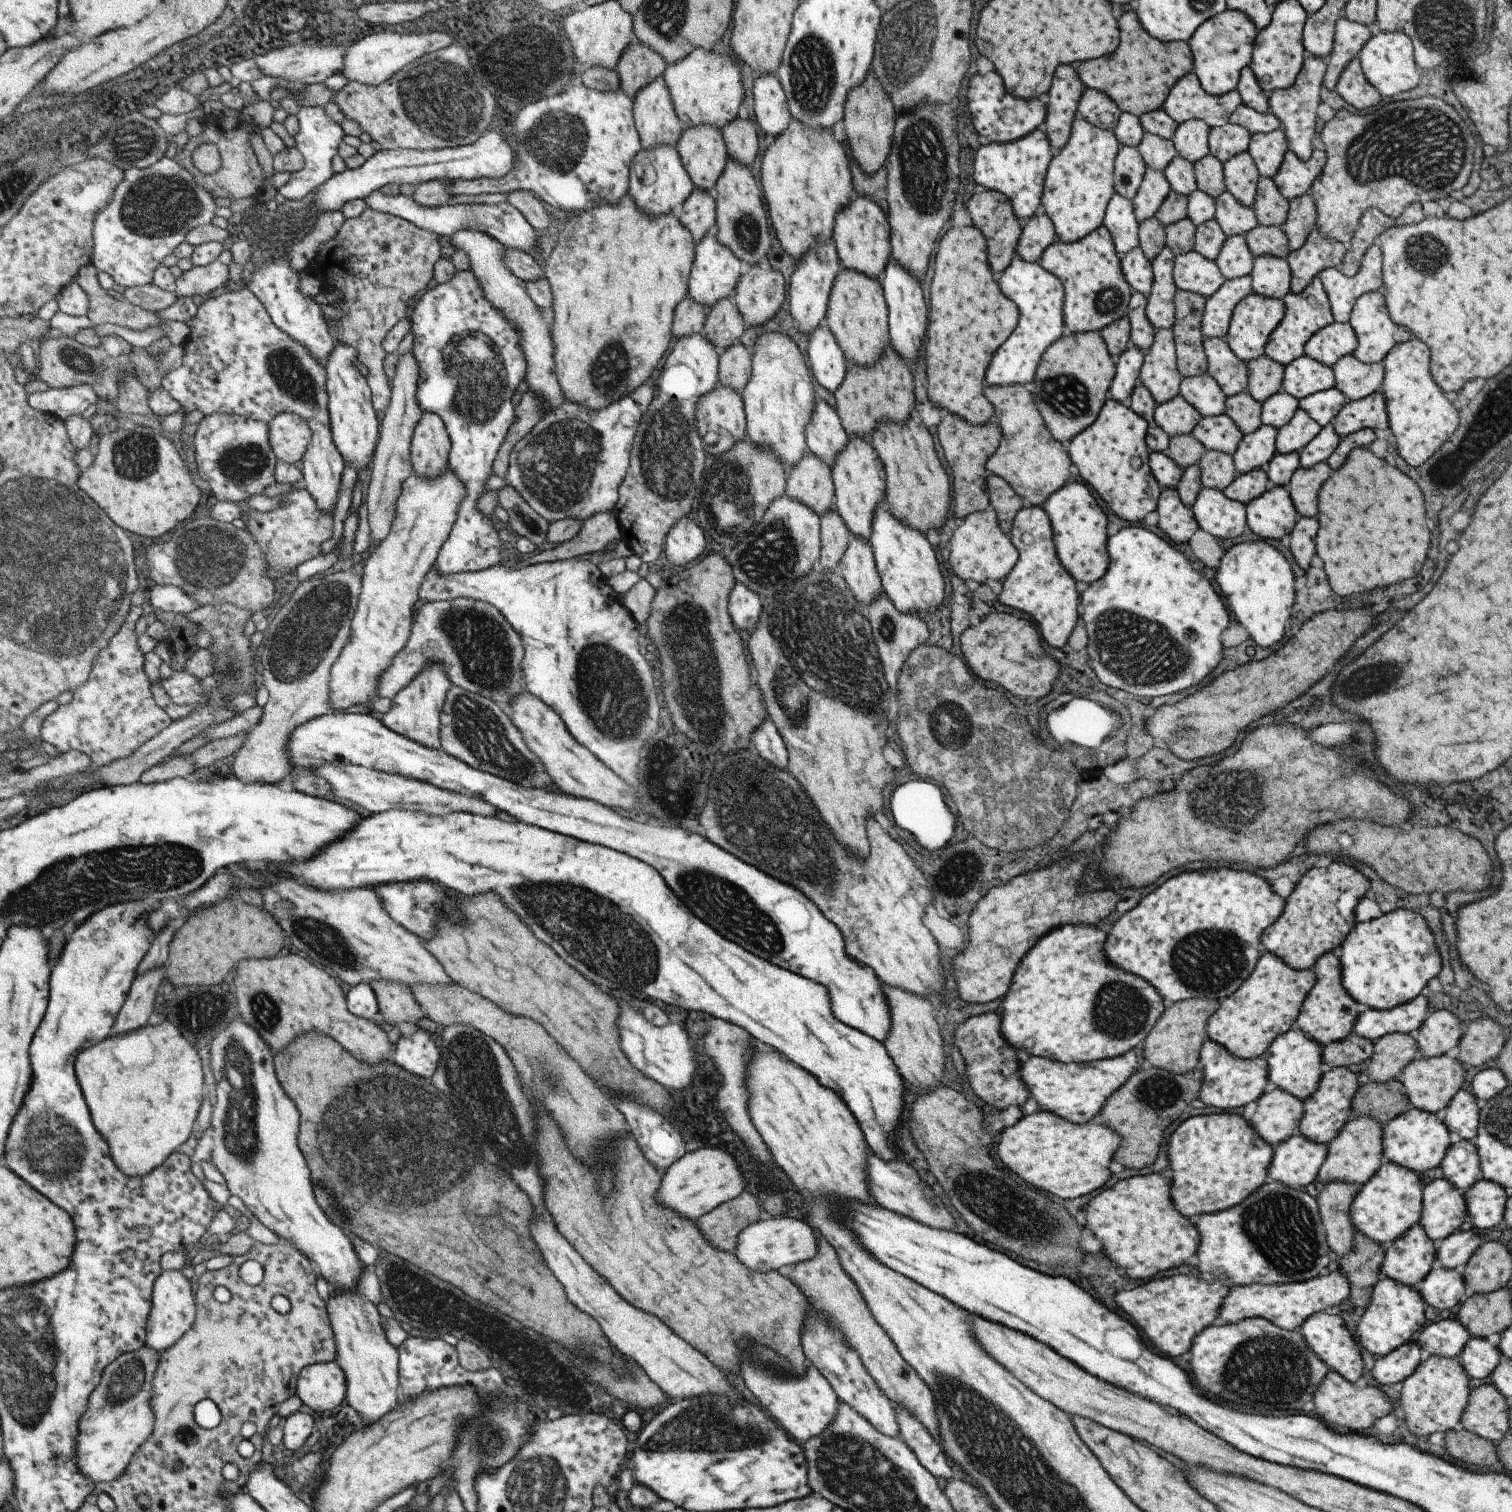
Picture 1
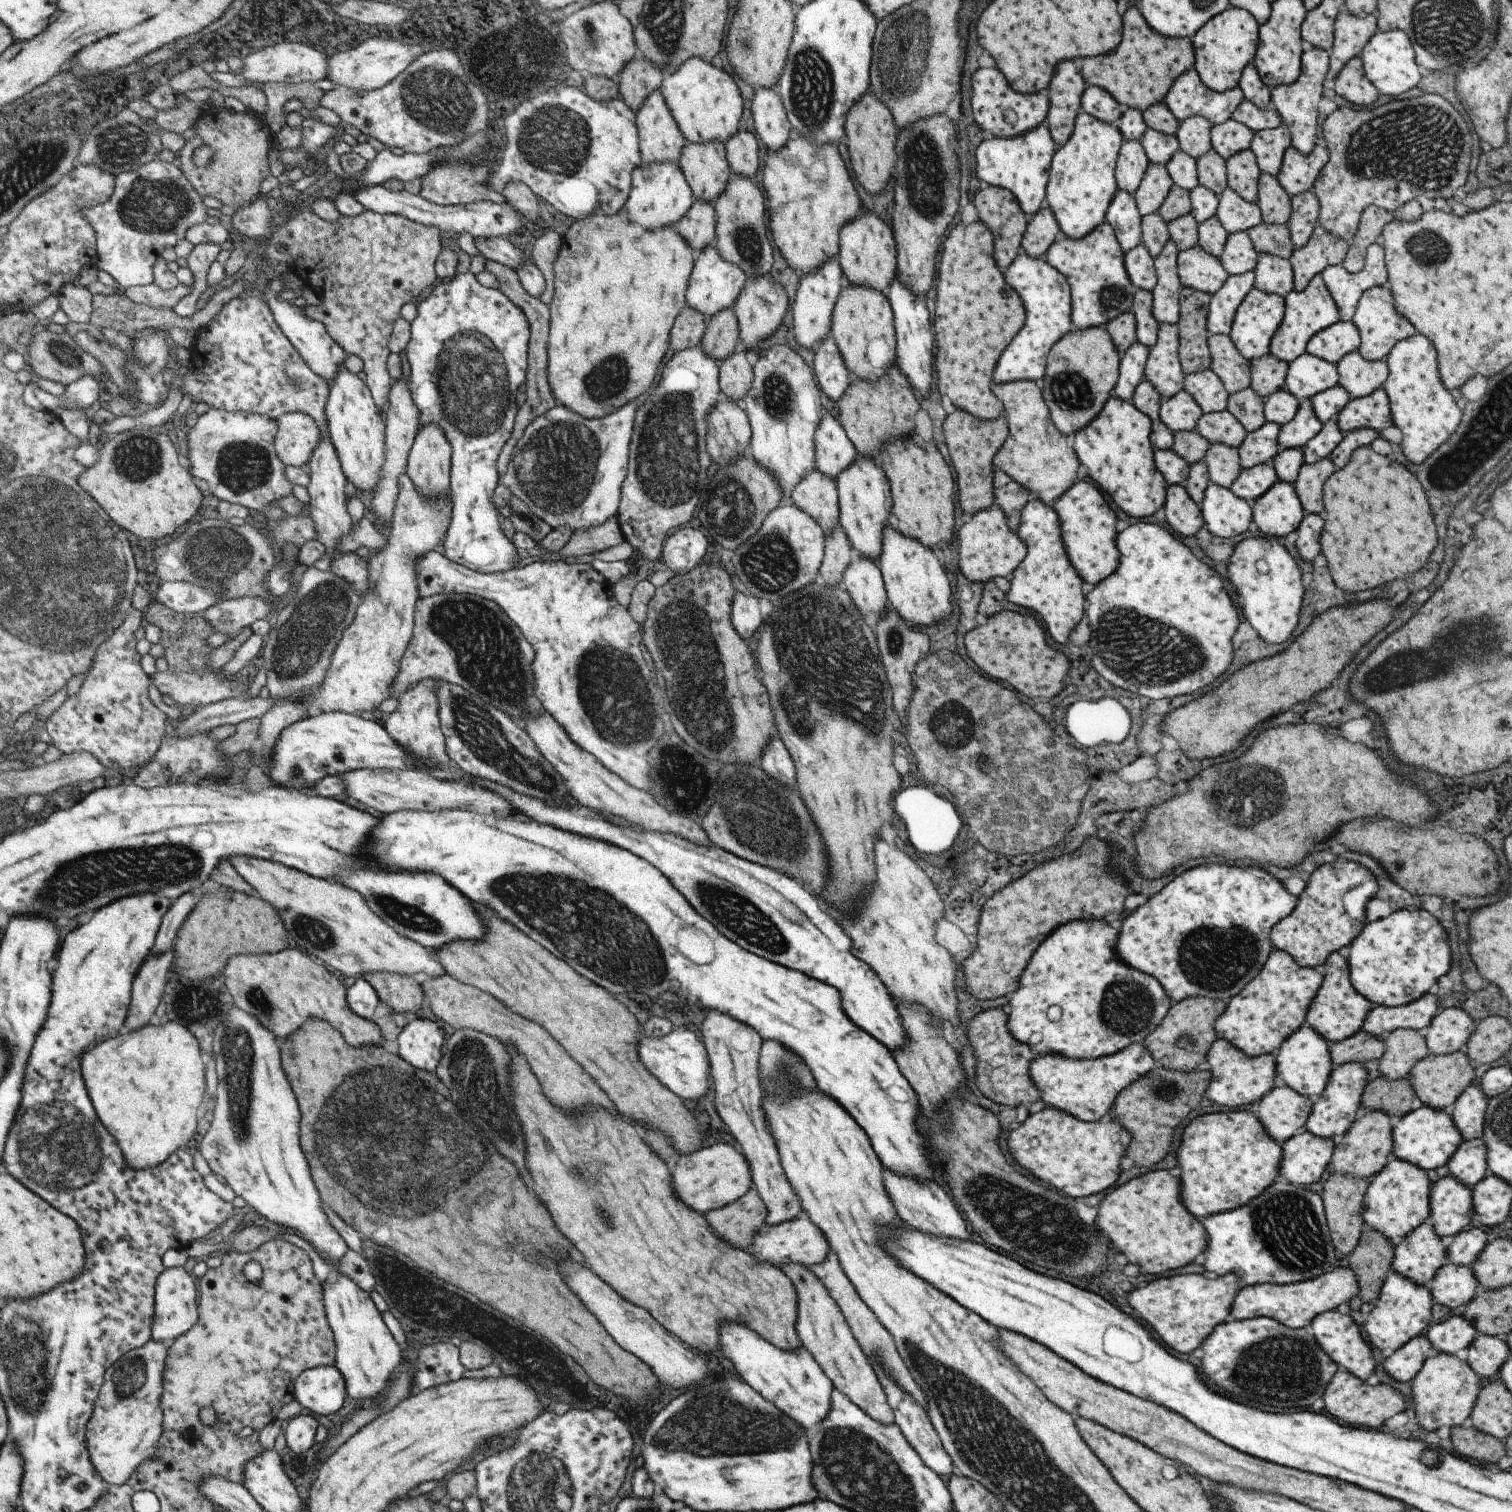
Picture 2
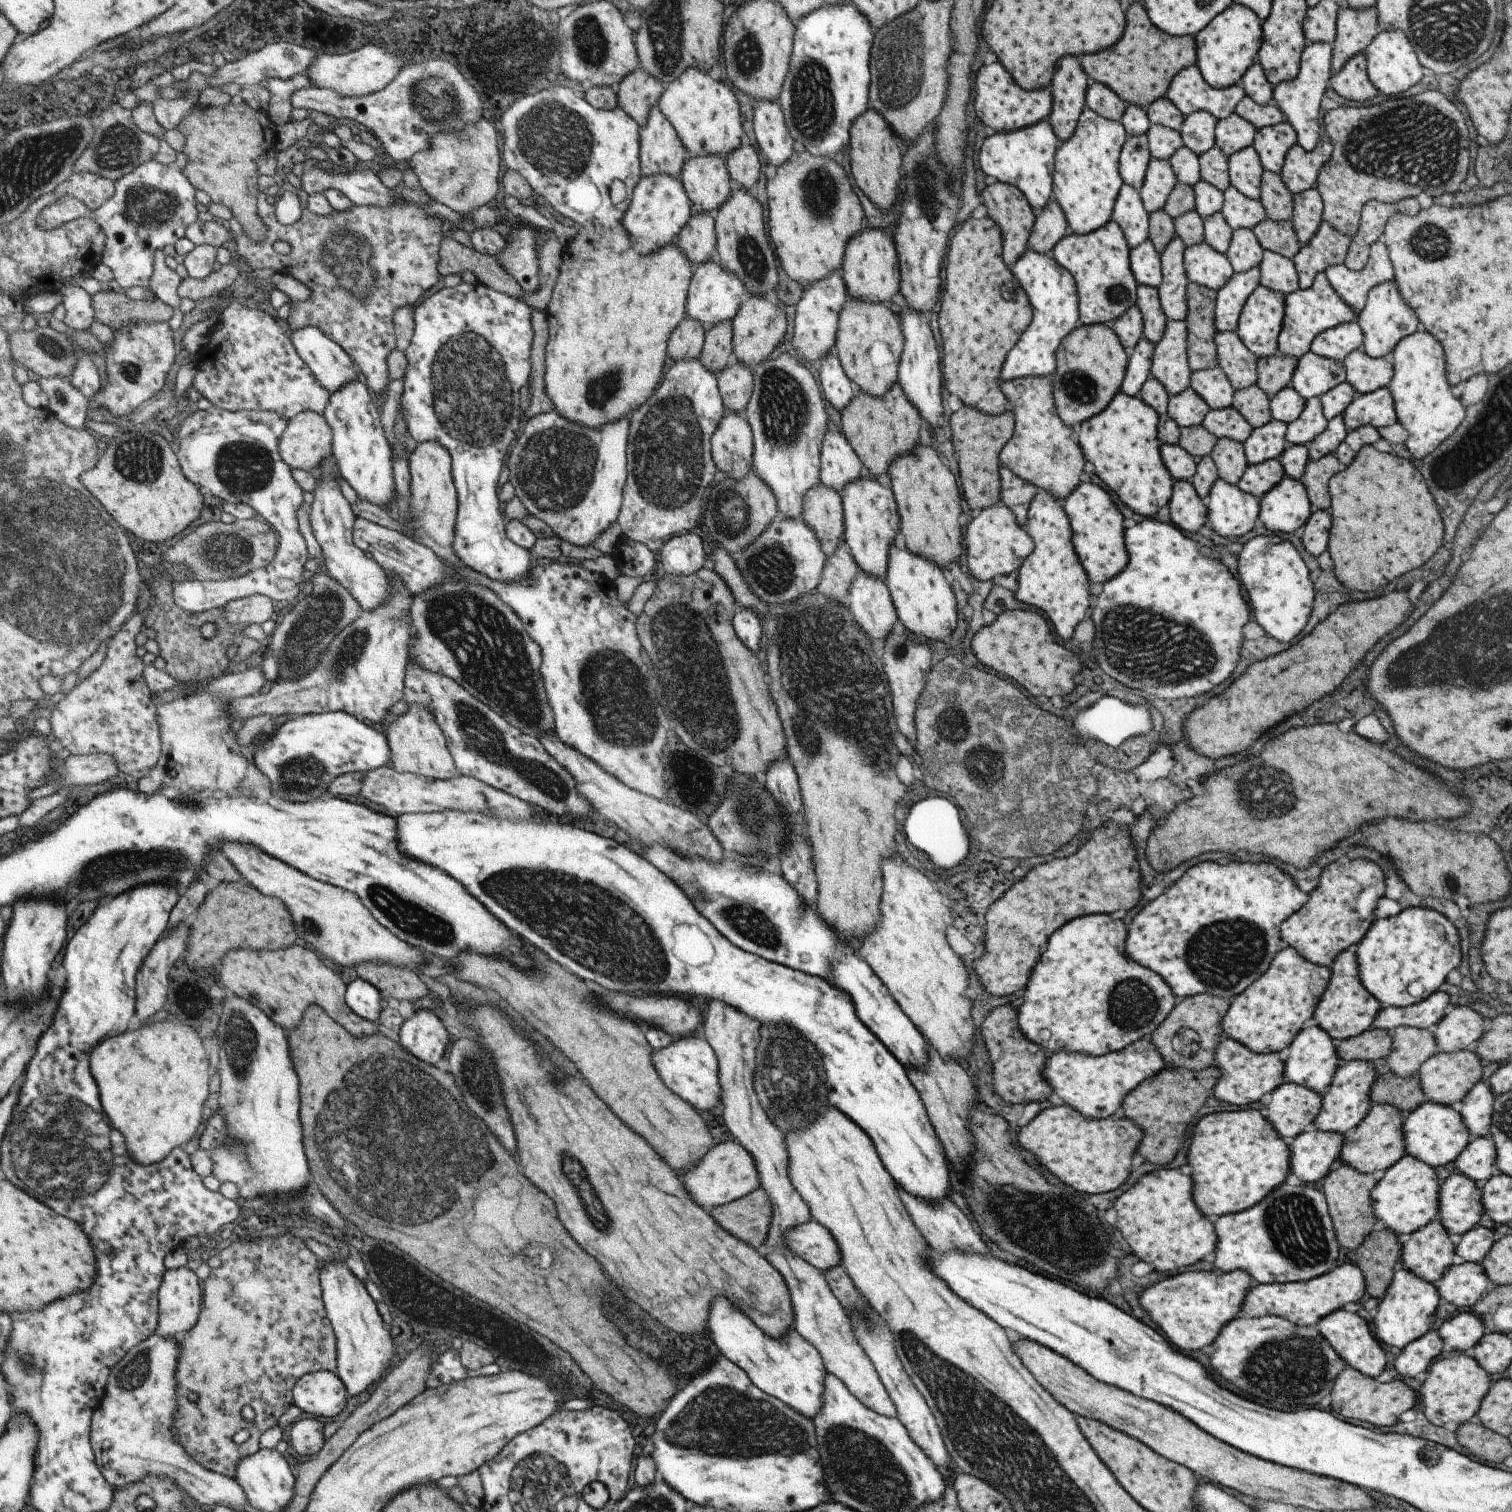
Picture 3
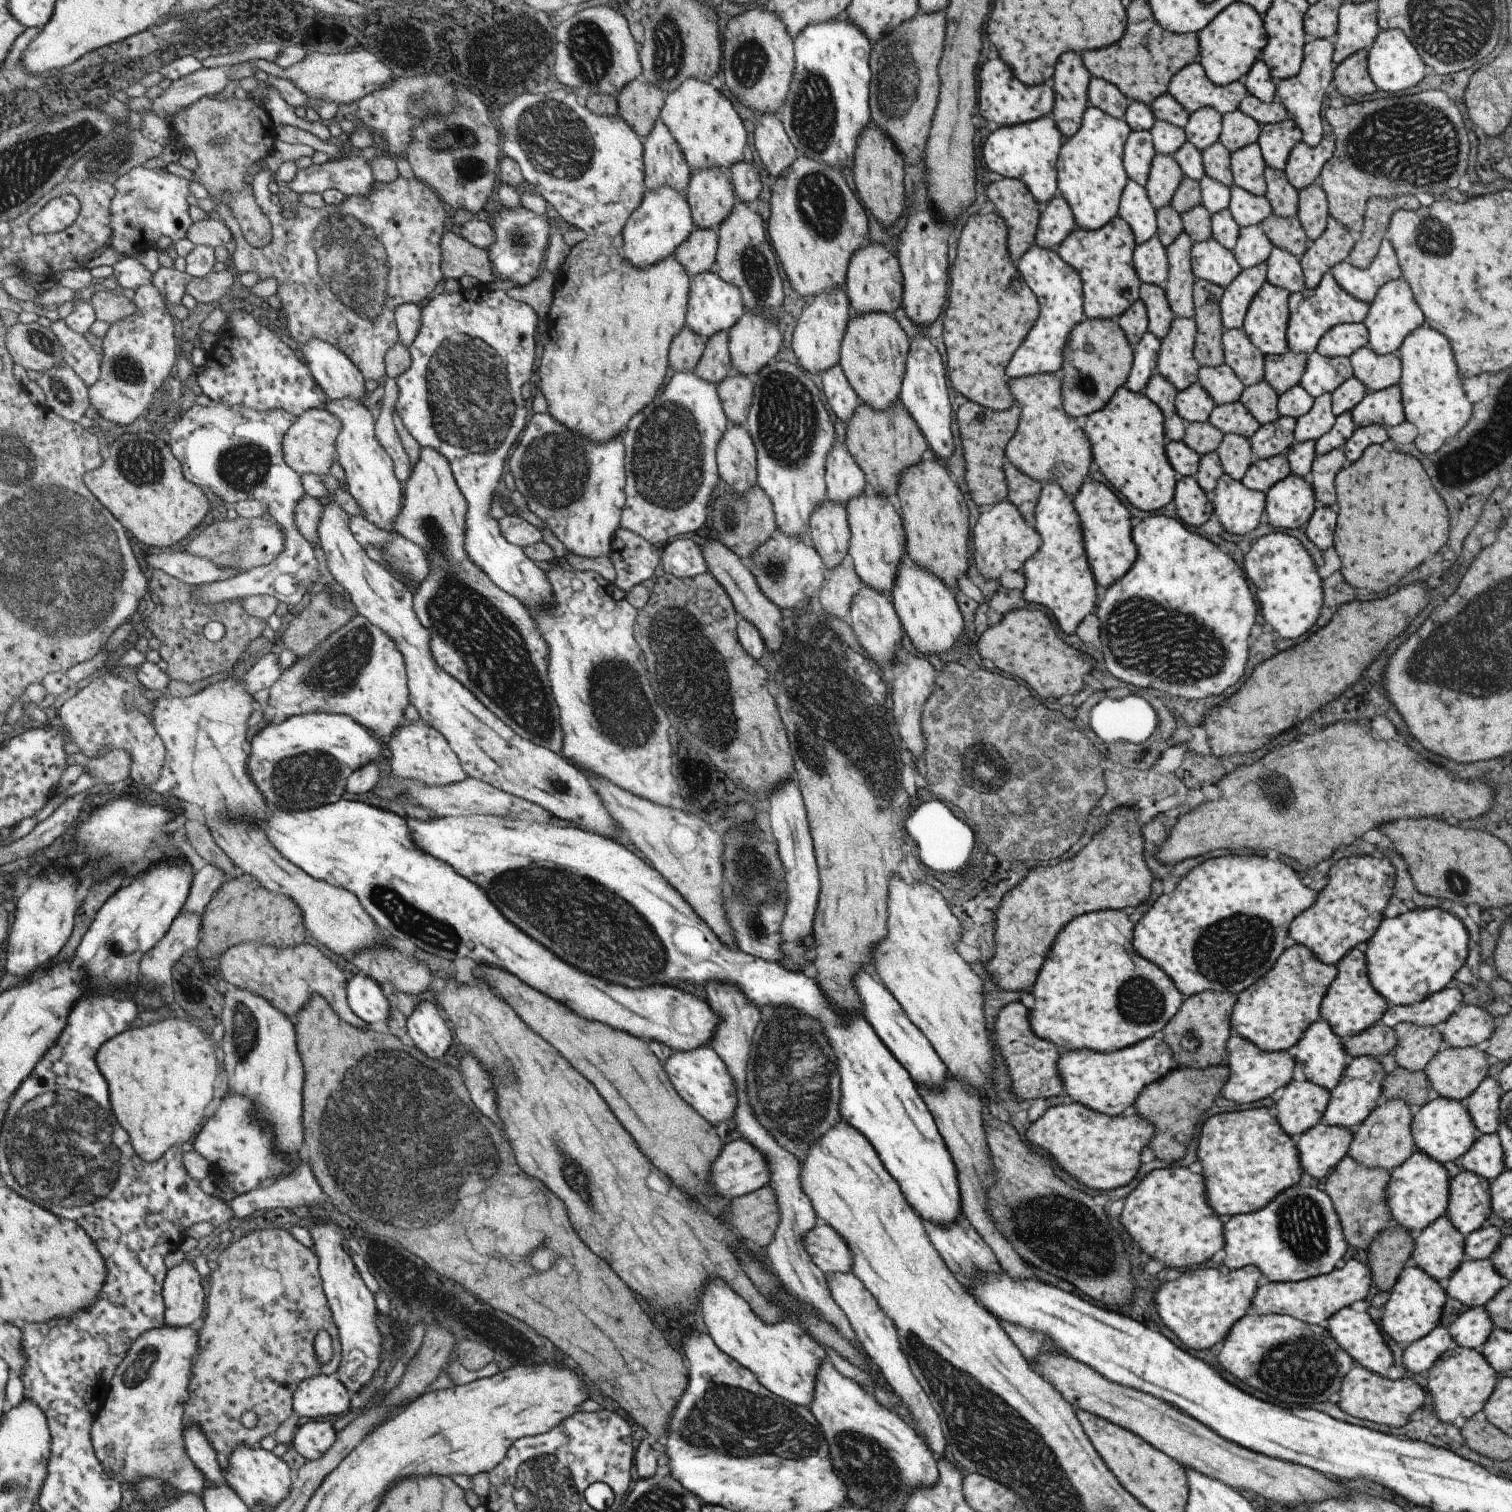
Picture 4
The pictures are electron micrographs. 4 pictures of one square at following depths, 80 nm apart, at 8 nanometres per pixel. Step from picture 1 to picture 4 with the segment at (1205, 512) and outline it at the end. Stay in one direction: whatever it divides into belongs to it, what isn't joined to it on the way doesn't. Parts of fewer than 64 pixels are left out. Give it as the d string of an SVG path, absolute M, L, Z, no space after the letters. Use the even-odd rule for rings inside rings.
M1227 473L1219 476L1210 494L1212 512L1231 534L1247 534L1259 524L1264 511L1264 498L1264 493L1248 489Z

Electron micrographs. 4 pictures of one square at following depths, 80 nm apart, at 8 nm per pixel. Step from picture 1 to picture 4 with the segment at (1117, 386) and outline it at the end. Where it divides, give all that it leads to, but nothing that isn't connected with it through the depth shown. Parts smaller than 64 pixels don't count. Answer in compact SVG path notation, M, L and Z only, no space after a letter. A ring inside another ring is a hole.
M1149 331L1142 334L1141 340L1134 346L1132 365L1123 386L1136 393L1143 393L1144 386L1155 373L1160 340Z

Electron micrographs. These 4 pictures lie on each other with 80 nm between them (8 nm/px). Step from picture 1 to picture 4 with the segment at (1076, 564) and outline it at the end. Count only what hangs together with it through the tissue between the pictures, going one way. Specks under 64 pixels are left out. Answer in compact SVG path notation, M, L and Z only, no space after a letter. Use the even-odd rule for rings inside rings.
M1086 480L1078 491L1072 503L1078 512L1087 562L1096 584L1107 588L1131 568L1138 554L1131 538L1129 512L1103 483Z

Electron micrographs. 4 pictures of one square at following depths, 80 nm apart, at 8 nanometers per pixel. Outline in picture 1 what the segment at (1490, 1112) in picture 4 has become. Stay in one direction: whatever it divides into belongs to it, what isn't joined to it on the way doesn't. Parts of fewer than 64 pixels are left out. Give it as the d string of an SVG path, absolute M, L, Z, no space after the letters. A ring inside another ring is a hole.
M1459 1089L1452 1096L1441 1120L1454 1140L1472 1141L1475 1138L1479 1109L1472 1092Z

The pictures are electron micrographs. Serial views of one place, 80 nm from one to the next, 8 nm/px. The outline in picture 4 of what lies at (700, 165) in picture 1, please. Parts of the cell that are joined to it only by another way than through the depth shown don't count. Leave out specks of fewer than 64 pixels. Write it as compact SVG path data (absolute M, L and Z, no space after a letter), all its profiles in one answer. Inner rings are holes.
M721 169L691 171L685 197L697 229L717 230L736 203L730 177Z

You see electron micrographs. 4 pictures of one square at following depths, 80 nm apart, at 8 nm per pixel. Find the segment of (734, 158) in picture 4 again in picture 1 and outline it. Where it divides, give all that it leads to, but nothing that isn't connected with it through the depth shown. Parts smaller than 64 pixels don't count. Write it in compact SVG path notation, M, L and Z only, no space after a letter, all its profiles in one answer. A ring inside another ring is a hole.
M695 49L679 62L666 65L662 76L667 87L676 117L685 129L699 125L711 125L721 132L722 128L737 118L737 108L743 98L739 63L724 54Z

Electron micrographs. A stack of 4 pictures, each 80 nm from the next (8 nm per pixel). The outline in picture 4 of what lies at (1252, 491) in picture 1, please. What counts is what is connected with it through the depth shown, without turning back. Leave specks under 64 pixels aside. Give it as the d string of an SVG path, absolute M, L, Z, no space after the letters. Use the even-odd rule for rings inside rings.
M1284 453L1266 458L1255 459L1245 471L1241 482L1254 491L1264 493L1272 484L1291 474Z

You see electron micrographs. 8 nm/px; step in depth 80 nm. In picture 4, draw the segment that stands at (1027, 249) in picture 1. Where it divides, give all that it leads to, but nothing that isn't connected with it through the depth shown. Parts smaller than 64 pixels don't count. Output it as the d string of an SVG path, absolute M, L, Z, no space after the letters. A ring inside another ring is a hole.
M1059 194L1048 200L1039 215L1033 244L1052 249L1076 227L1067 201Z

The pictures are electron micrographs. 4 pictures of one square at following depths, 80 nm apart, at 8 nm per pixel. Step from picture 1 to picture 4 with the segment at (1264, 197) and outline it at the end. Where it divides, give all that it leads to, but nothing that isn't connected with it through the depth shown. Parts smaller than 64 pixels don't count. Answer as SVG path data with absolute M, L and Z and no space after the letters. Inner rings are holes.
M1265 167L1264 181L1268 203L1273 214L1293 218L1297 214L1298 190L1289 184L1284 170Z

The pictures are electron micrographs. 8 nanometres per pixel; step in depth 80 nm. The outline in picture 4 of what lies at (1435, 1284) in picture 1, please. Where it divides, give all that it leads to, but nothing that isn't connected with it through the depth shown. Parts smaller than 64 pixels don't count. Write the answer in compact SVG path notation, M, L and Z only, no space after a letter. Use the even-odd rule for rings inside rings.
M1464 1258L1443 1283L1443 1289L1449 1298L1476 1307L1491 1300L1507 1283L1508 1280L1495 1270L1490 1259Z

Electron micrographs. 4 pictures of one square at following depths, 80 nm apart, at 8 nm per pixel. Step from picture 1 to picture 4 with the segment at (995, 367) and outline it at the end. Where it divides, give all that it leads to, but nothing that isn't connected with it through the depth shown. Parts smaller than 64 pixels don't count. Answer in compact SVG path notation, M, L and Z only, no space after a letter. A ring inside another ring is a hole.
M1031 246L1015 262L1016 270L1023 276L1035 298L1039 300L1039 318L1015 350L1005 372L1009 378L1029 374L1053 373L1062 368L1062 350L1070 330L1086 318L1082 309L1082 282L1075 269L1068 266L1055 250Z

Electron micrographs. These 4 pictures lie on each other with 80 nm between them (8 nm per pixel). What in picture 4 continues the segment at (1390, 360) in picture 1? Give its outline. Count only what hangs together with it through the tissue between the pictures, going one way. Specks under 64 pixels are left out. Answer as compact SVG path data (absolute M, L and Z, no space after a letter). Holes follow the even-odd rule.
M1419 325L1396 352L1402 368L1399 383L1405 421L1417 428L1413 443L1423 453L1435 452L1447 438L1453 438L1471 418L1473 405L1462 389L1454 352L1443 333Z

